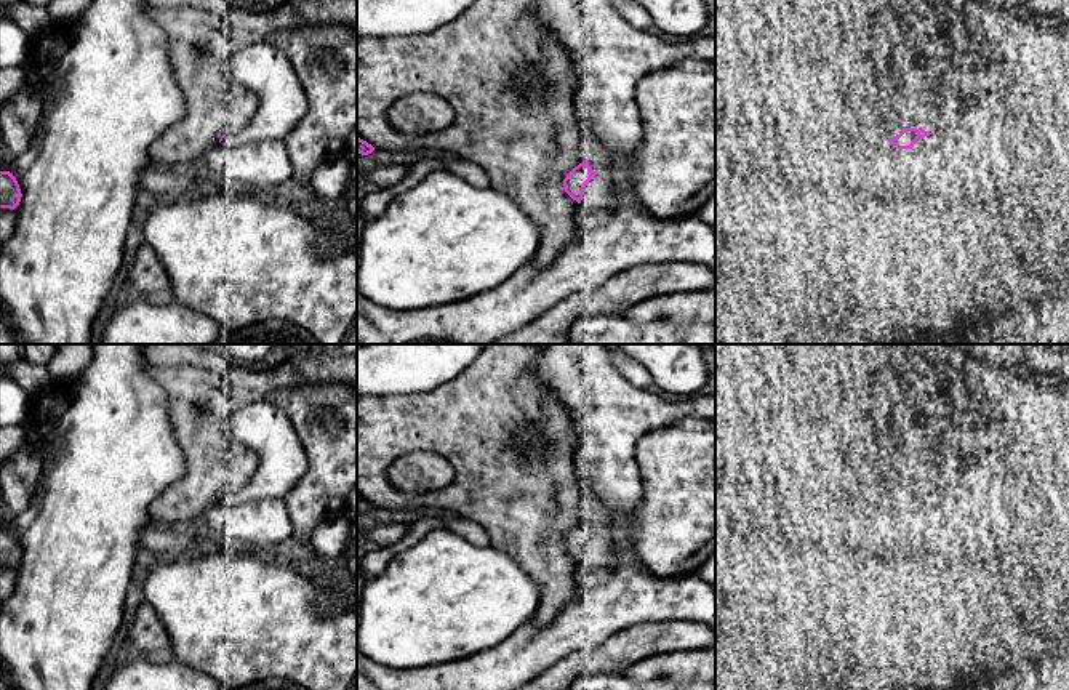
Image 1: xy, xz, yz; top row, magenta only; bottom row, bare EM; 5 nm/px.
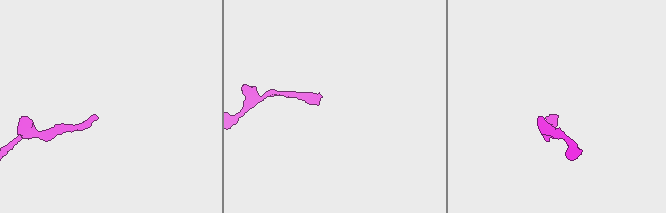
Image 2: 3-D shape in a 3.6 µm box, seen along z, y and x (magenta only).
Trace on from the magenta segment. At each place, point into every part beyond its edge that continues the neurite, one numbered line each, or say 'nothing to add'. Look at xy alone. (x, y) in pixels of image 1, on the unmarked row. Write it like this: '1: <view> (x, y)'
1: xy (261, 425)

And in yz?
1: yz (922, 501)

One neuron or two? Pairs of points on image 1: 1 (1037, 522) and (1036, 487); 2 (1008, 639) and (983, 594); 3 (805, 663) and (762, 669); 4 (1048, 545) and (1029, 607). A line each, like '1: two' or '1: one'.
1: one
2: two
3: two
4: one

